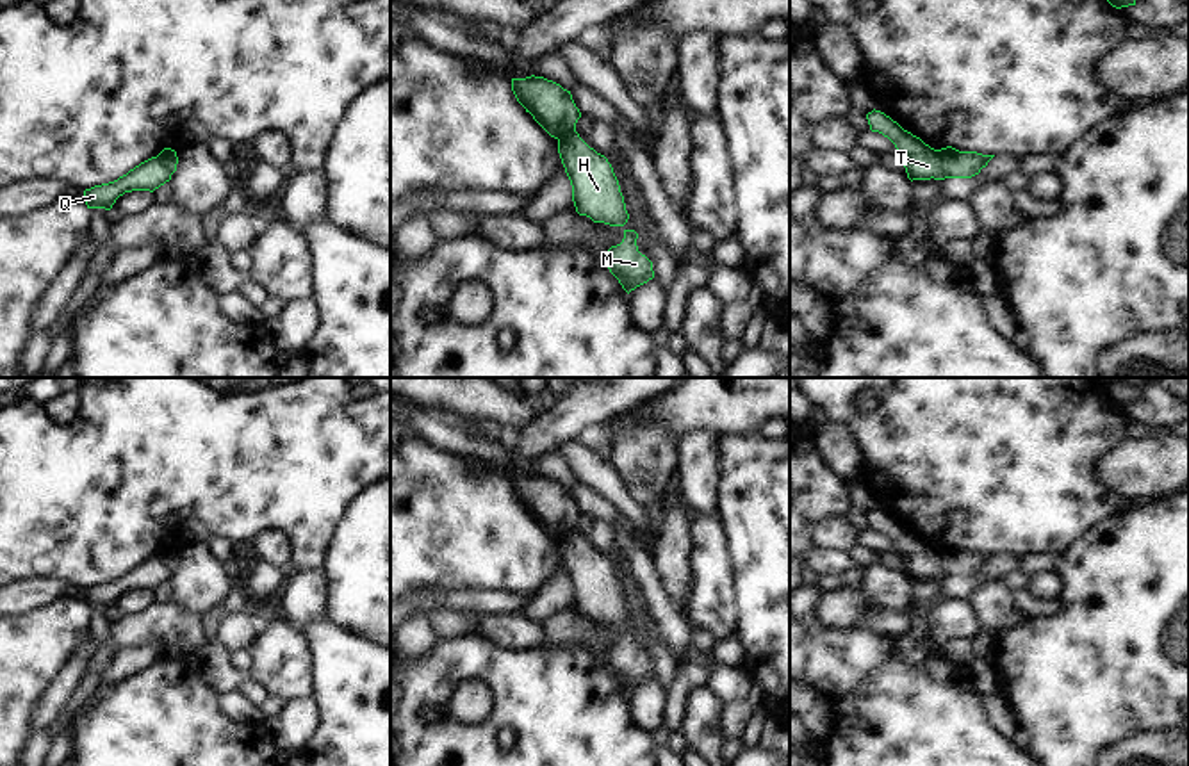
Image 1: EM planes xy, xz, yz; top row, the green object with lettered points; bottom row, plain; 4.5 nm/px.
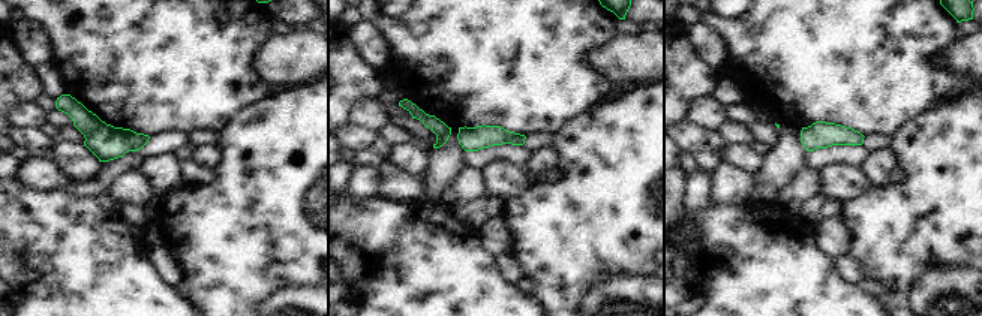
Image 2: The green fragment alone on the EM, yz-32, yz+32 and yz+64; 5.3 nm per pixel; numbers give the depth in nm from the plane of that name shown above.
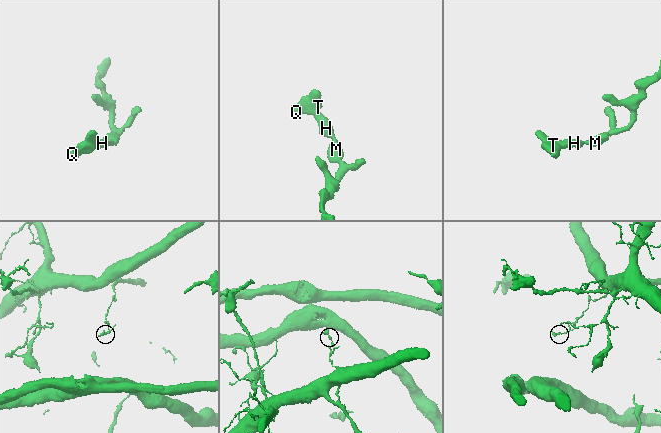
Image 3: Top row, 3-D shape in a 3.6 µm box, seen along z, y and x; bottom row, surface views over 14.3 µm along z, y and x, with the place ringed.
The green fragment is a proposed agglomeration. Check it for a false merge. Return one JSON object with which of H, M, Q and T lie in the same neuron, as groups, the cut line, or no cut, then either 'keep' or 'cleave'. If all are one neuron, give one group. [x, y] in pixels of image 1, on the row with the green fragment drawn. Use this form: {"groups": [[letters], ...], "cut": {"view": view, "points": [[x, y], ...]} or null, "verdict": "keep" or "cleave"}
{"groups": [["H", "M"], ["Q", "T"]], "cut": {"view": "yz", "points": [[943, 148], [943, 173], [947, 177]]}, "verdict": "cleave"}

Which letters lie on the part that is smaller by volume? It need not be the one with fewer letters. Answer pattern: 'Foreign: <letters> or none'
Foreign: Q, T

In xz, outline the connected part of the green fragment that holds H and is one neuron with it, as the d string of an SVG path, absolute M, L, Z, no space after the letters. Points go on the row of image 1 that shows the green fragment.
M576 130L558 139L558 153L572 185L576 212L594 223L624 226L629 214L608 159L590 148Z

